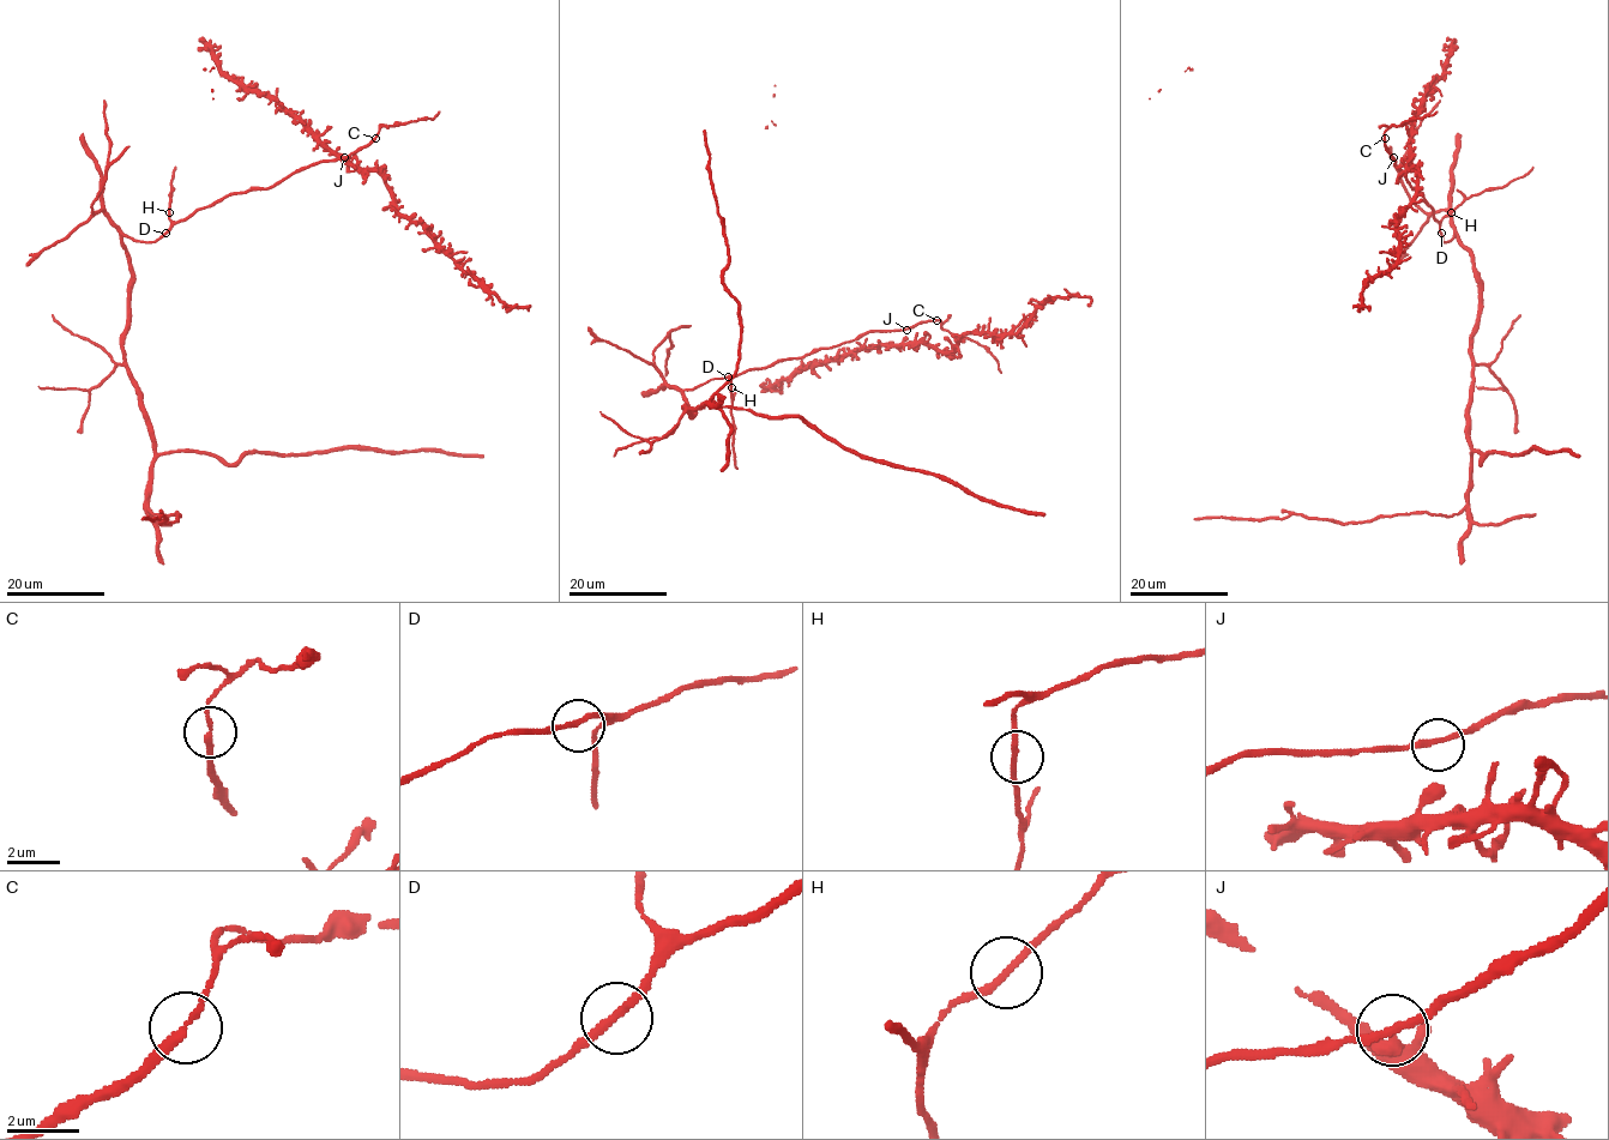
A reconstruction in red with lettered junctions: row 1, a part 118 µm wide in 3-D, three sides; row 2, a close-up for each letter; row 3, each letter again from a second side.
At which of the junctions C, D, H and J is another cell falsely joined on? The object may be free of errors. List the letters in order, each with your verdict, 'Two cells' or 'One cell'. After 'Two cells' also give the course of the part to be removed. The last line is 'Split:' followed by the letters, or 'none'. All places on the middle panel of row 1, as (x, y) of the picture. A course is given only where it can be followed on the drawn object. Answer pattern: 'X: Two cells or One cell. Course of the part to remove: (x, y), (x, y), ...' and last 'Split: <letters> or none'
C: Two cells. Course of the part to remove: (936, 321), (957, 338), (977, 342), (994, 357), (1001, 372)
D: One cell
H: One cell
J: One cell
Split: C

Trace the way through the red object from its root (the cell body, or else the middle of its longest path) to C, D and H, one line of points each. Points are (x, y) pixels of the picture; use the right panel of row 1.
C: (1466, 251), (1454, 234), (1442, 242), (1433, 210), (1394, 164), (1386, 150), (1385, 138)
D: (1466, 251), (1454, 234), (1442, 242), (1441, 233)
H: (1466, 251), (1454, 234), (1442, 242), (1440, 221), (1451, 212)

